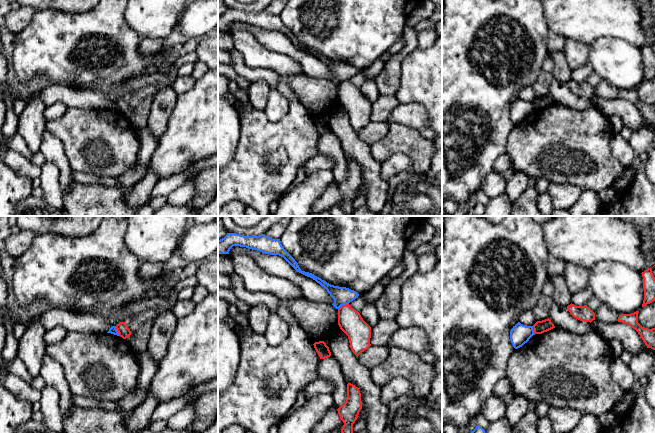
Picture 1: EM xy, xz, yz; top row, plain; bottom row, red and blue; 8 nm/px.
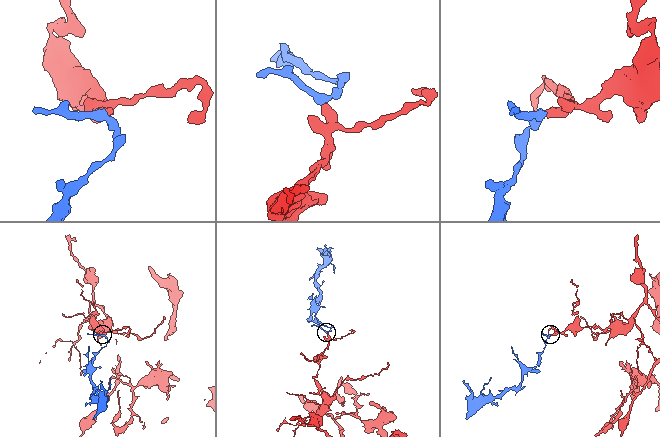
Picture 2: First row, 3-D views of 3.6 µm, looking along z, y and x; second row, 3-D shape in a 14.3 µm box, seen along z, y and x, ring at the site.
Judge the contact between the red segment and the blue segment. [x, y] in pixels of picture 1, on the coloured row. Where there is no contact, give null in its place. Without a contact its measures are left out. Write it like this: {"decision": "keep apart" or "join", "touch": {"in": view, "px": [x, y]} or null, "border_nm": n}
{"decision": "keep apart", "touch": {"in": "xz", "px": [343, 305]}, "border_nm": 100}

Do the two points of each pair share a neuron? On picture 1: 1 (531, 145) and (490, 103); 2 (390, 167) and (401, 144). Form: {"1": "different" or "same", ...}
{"1": "different", "2": "different"}

